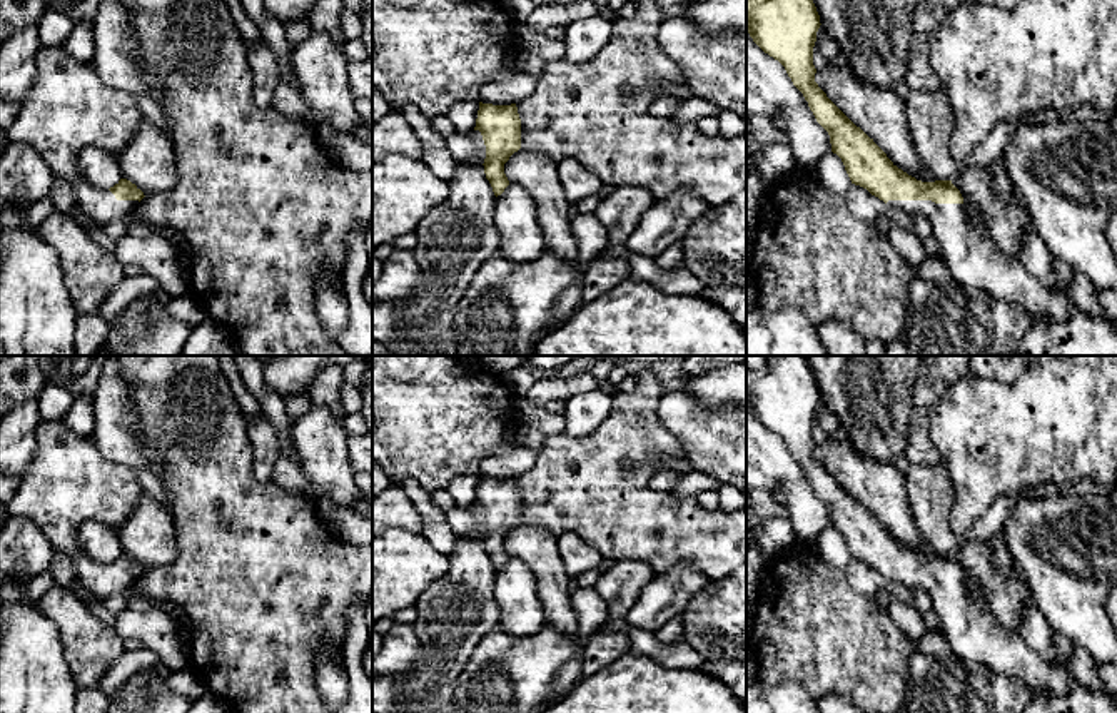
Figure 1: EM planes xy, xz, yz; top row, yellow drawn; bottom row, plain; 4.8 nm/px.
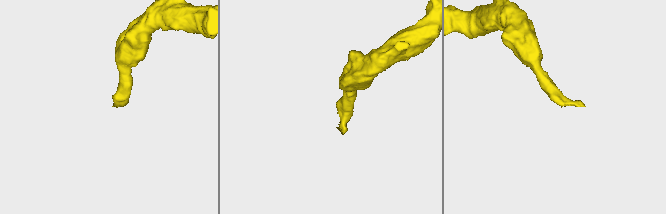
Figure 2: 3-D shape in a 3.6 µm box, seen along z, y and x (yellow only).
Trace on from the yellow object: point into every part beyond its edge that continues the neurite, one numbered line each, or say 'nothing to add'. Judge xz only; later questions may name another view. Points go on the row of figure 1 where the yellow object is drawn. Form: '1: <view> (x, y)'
1: xz (470, 147)

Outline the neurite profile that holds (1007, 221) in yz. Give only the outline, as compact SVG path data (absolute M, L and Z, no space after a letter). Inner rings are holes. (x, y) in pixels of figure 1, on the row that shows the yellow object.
M965 165L952 184L960 190L963 204L978 215L995 249L1018 262L1023 239L1032 227L1020 194L1008 197L997 194L987 165Z

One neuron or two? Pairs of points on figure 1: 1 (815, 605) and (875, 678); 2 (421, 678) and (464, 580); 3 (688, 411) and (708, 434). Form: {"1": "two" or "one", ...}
{"1": "one", "2": "one", "3": "one"}

